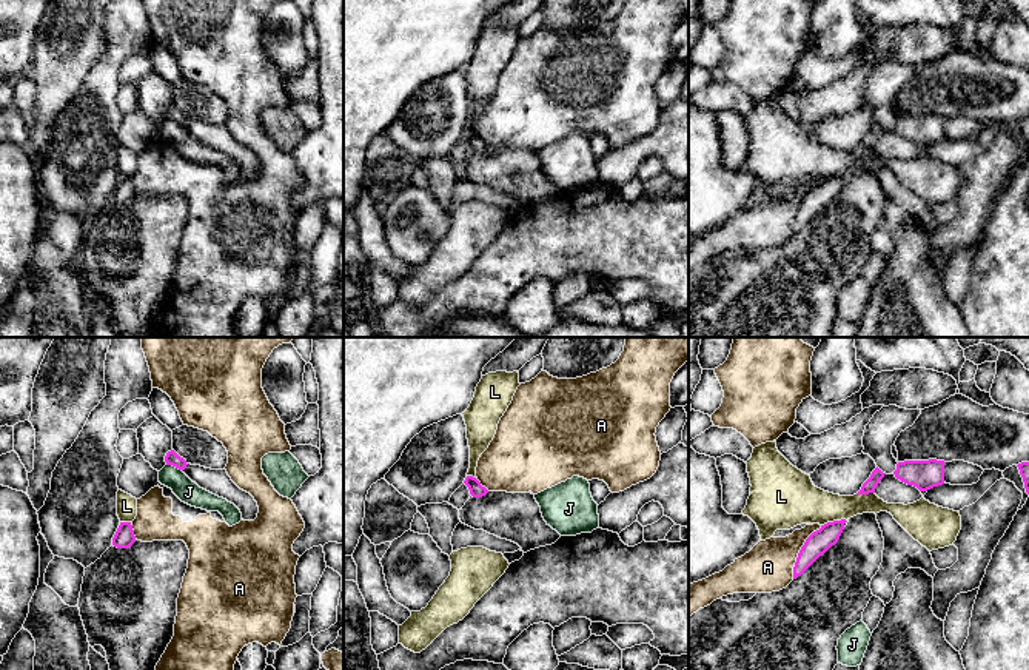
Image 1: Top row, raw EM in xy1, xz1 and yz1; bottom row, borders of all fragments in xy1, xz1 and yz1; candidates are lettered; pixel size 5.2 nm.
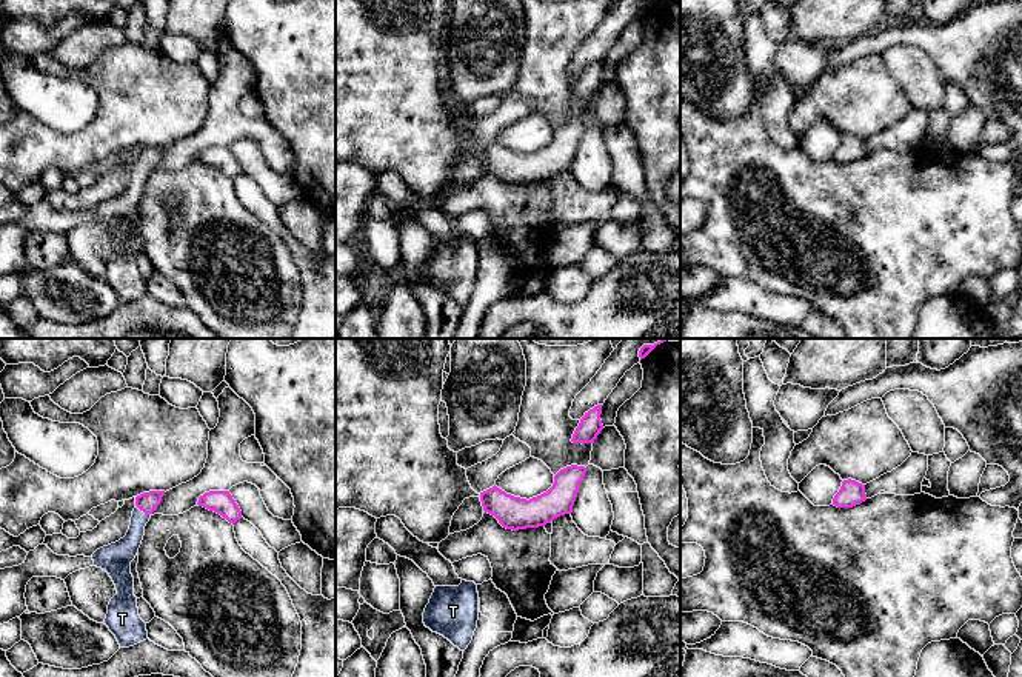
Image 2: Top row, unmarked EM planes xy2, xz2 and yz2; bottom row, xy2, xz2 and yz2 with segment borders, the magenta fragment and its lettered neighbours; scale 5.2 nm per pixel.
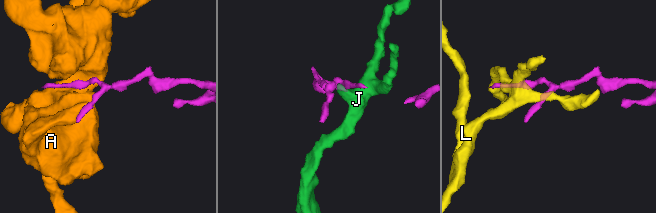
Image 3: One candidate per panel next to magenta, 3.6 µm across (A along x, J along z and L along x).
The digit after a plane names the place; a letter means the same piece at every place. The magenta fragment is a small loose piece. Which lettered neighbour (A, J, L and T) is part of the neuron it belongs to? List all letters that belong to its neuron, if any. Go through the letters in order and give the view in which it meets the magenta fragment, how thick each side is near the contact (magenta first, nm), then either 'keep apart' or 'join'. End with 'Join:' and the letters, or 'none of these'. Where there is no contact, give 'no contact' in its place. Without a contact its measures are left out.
A: contact in yz1; calibres 120 and 260 nm; keep apart
J: contact in xy1; calibres 70 and 120 nm; keep apart
L: contact in yz1; calibres 120 and 280 nm; keep apart
T: contact in xy2; calibres 110 and 140 nm; join
Join: T

